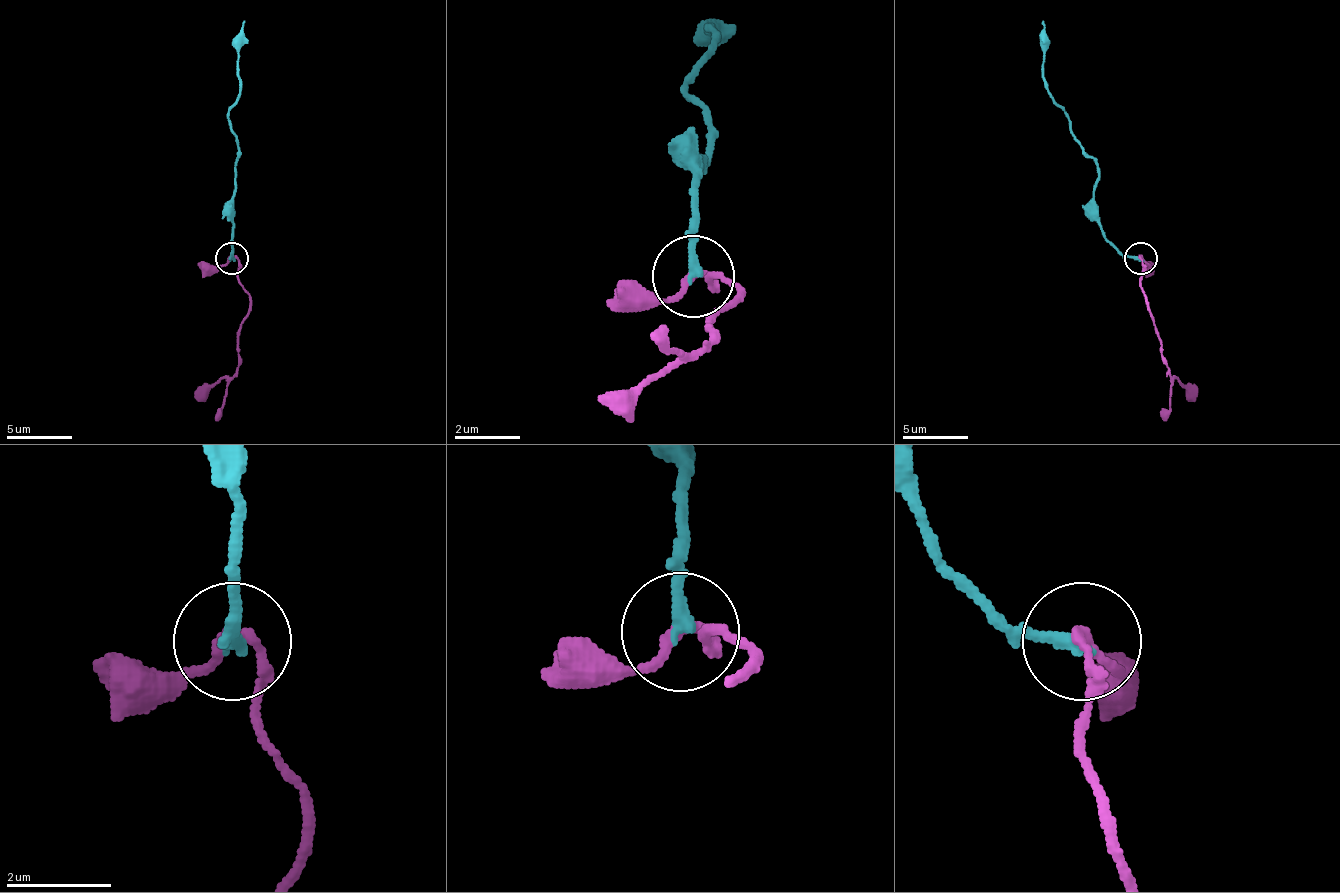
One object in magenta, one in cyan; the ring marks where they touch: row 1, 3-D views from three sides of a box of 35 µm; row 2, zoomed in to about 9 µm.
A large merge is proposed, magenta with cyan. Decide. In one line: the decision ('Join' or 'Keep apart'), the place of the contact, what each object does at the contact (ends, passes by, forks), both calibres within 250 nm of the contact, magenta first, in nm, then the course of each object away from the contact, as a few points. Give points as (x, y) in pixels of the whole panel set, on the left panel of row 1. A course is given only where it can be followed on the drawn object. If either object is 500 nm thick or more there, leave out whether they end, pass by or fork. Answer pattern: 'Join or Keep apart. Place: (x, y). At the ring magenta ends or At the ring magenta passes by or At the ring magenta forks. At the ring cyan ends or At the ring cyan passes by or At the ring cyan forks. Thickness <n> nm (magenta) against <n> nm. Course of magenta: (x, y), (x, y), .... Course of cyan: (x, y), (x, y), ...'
Join. Place: (231, 258). At the ring magenta passes by. At the ring cyan ends. Thickness 200 nm (magenta) against 260 nm. Course of magenta: (231, 257), (237, 260), (240, 286), (250, 296), (250, 309), (237, 338), (237, 371), (208, 387), (195, 400). Course of cyan: (231, 257), (237, 140), (227, 107), (240, 91), (237, 33), (244, 20)

